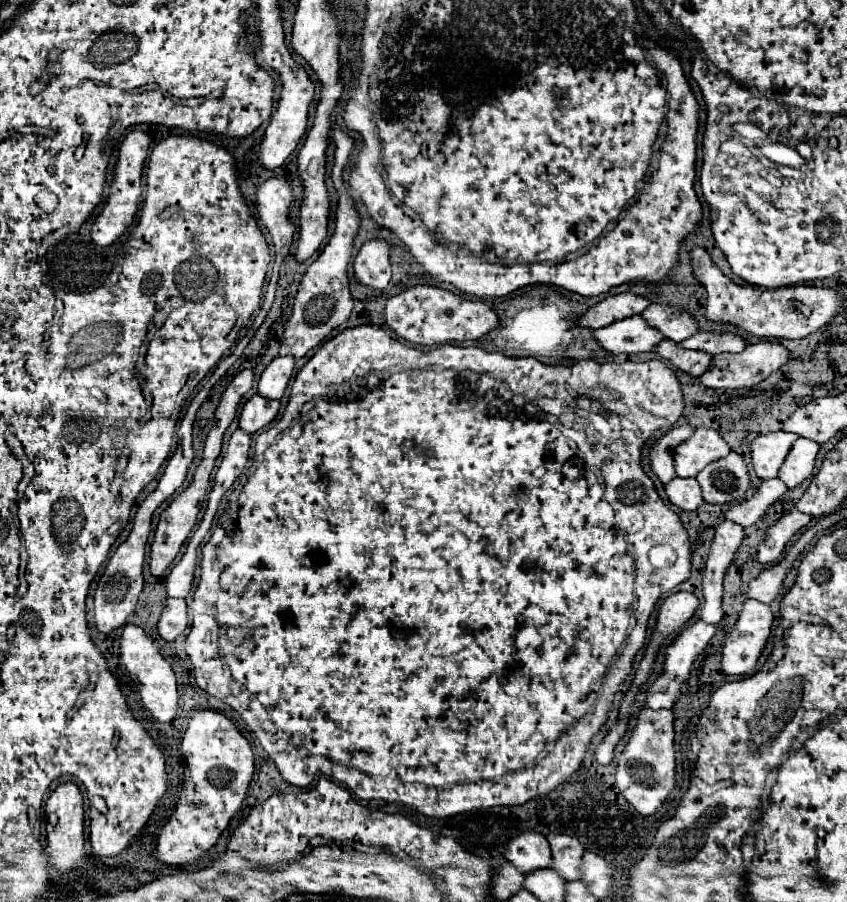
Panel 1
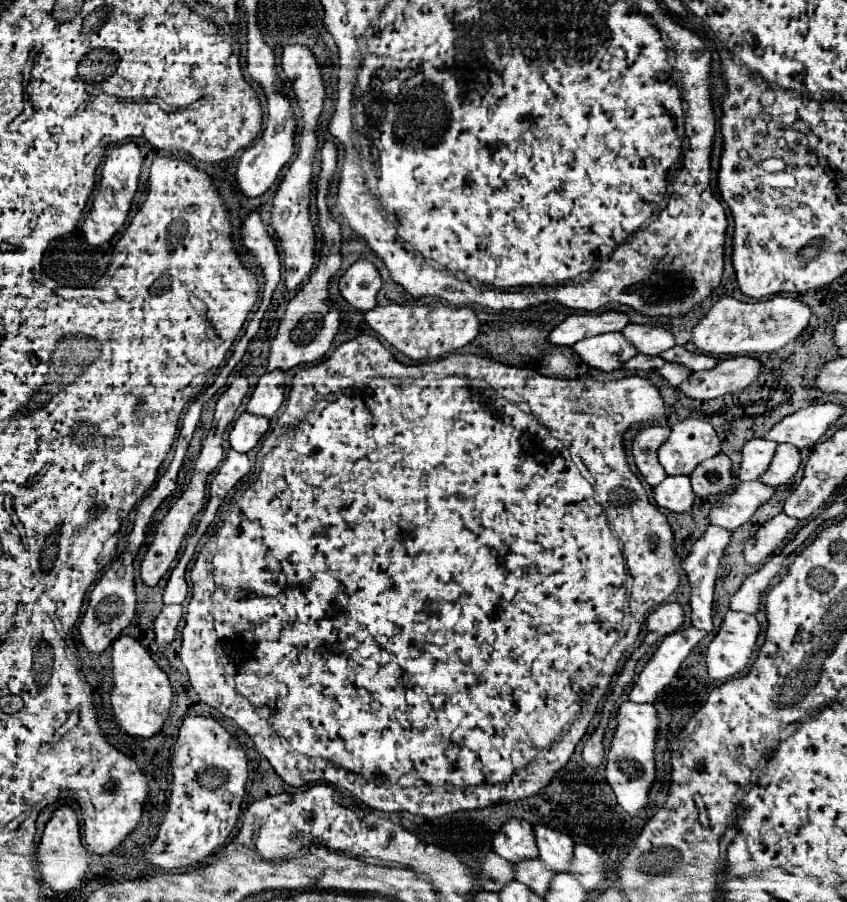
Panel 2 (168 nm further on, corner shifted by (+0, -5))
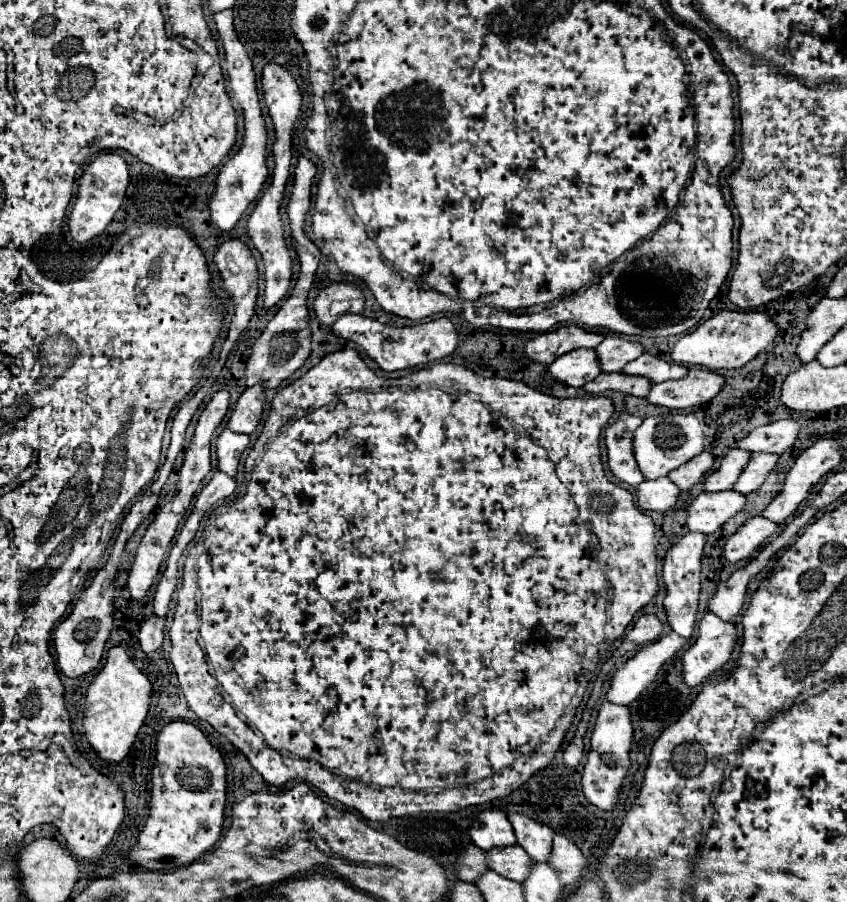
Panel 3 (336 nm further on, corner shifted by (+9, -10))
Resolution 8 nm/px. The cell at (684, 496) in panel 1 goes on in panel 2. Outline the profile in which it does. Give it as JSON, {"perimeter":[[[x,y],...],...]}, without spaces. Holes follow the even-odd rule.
{"perimeter":[[[666,477],[660,485],[654,487],[654,499],[662,509],[672,513],[686,513],[694,505],[694,491],[690,487],[690,479],[680,477]]]}

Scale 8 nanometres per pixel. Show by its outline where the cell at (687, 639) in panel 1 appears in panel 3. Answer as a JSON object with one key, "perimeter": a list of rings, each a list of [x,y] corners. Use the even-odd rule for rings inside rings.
{"perimeter":[[[671,632],[641,648],[633,658],[615,670],[611,688],[607,690],[607,700],[623,706],[631,704],[655,680],[659,668],[685,644],[687,640],[683,636]]]}

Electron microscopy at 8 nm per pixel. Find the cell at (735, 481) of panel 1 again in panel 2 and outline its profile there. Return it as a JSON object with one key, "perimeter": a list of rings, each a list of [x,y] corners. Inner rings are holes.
{"perimeter":[[[724,453],[700,463],[690,475],[692,489],[700,499],[708,499],[712,495],[726,495],[732,489],[732,461]]]}

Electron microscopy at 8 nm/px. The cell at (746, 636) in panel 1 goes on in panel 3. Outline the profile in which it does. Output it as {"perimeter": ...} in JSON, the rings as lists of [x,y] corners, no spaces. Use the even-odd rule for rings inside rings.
{"perimeter":[[[707,612],[697,626],[693,646],[687,648],[681,658],[683,682],[687,686],[697,686],[719,670],[731,658],[735,640],[735,626]]]}

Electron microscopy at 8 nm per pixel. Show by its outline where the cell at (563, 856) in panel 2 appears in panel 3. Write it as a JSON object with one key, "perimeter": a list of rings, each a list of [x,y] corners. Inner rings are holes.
{"perimeter":[[[509,814],[507,816],[517,844],[535,860],[535,862],[547,862],[551,854],[551,844],[553,844],[553,828],[547,824],[541,824],[525,814]]]}

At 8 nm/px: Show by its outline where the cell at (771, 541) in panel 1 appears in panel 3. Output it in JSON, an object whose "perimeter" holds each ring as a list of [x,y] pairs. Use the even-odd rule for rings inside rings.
{"perimeter":[[[753,516],[735,534],[727,538],[723,546],[723,556],[733,564],[749,560],[751,554],[763,542],[767,542],[775,532],[777,532],[777,524],[773,524],[763,516]]]}

